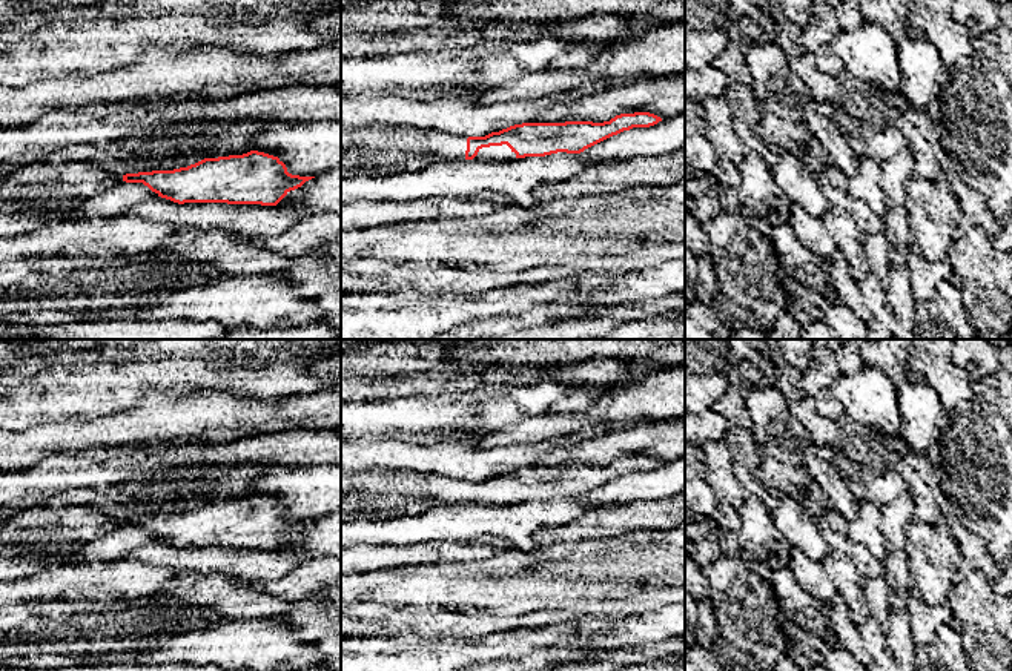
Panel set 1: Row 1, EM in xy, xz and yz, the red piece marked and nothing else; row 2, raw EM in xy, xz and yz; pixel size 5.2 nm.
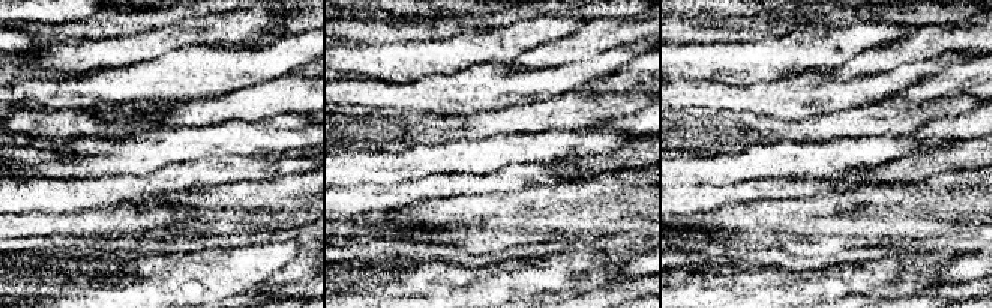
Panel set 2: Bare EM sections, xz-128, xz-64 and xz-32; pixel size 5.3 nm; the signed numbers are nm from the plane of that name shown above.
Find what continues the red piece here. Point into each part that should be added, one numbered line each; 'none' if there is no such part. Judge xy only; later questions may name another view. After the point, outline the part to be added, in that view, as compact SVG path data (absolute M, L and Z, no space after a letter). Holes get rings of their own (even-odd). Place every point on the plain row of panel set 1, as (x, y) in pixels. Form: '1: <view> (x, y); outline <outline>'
1: xy (42, 527); outline M43 504L0 522L0 554L23 554L26 550L51 547L66 550L120 525L123 519L88 507Z

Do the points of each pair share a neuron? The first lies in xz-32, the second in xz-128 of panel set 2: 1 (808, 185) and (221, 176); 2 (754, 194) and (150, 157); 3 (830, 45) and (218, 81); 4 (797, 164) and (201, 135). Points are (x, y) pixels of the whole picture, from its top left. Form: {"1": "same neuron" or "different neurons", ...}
{"1": "same neuron", "2": "different neurons", "3": "different neurons", "4": "same neuron"}

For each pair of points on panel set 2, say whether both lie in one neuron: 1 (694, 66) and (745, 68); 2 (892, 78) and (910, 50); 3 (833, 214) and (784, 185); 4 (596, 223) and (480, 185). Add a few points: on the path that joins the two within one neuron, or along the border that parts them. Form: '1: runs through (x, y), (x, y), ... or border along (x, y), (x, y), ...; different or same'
1: runs through (706, 66), (733, 66); same
2: border along (935, 57), (904, 62), (892, 69), (866, 74); different
3: border along (811, 194), (769, 200); different
4: border along (517, 188), (467, 196); different

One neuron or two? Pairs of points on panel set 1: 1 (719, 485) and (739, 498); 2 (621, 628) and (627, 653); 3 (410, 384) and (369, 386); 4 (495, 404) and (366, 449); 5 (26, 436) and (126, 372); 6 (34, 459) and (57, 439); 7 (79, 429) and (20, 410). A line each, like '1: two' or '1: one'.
1: one
2: two
3: one
4: two
5: two
6: one
7: two

